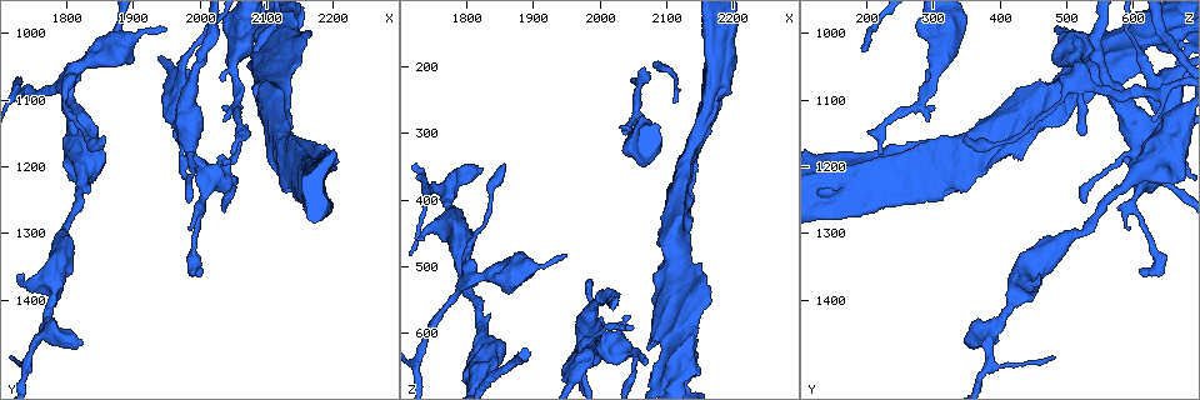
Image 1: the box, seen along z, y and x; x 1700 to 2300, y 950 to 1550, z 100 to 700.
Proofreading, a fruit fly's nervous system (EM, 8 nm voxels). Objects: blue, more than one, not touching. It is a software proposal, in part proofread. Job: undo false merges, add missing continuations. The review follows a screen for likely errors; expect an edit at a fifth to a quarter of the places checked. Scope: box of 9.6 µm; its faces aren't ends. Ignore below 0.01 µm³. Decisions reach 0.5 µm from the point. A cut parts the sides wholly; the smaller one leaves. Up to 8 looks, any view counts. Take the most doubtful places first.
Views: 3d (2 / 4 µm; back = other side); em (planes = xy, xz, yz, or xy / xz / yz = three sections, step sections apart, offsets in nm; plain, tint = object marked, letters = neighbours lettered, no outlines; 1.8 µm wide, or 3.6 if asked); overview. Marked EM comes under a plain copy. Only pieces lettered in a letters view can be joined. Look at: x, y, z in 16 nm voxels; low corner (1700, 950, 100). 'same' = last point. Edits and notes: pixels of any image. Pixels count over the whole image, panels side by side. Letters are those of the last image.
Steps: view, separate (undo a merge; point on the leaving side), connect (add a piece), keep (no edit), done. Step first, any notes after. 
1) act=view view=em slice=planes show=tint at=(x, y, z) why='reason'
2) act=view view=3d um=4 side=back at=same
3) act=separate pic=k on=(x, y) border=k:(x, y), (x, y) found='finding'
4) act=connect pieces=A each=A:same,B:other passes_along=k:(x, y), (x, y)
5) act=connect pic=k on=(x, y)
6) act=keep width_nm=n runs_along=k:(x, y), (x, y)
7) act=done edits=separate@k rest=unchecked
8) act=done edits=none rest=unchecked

act=view view=em slice=xy step=16 show=letters at=(1855, 1160, 345) why='free end'

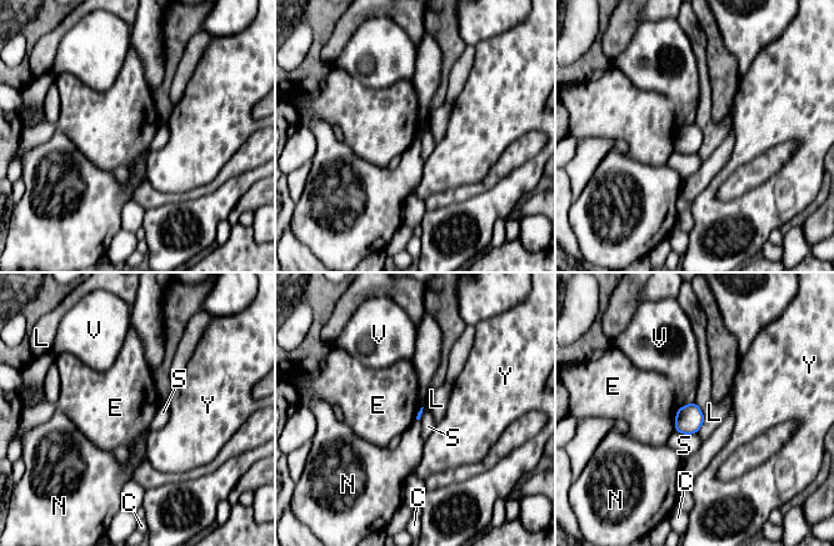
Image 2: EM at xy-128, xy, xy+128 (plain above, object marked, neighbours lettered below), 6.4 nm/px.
act=view view=em slice=planes show=letters at=same

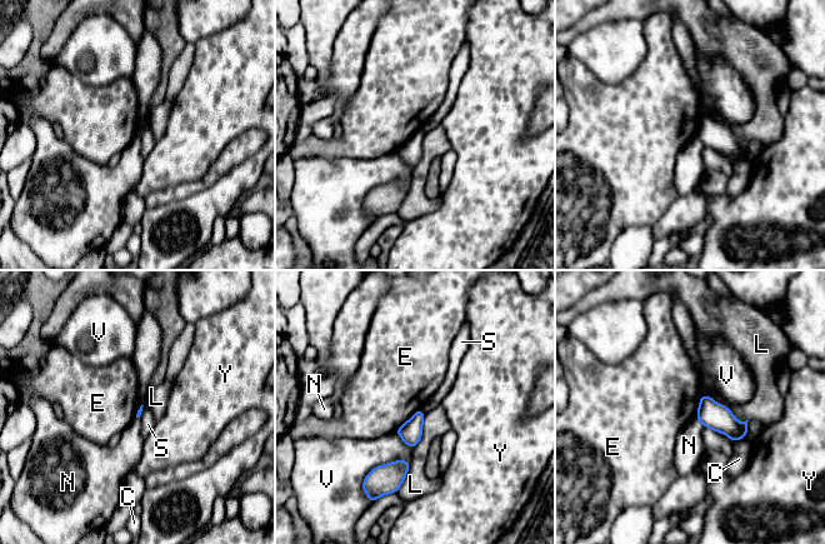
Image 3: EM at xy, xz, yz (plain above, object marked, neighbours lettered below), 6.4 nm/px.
act=keep each=C:other,E:other,L:other,N:other,S:other,V:other,Y:other border=3:(420, 408), (395, 432) found='none of them fits'

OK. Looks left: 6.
act=view view=em slice=planes show=letters at=(1960, 1125, 640) why='calibre changes'

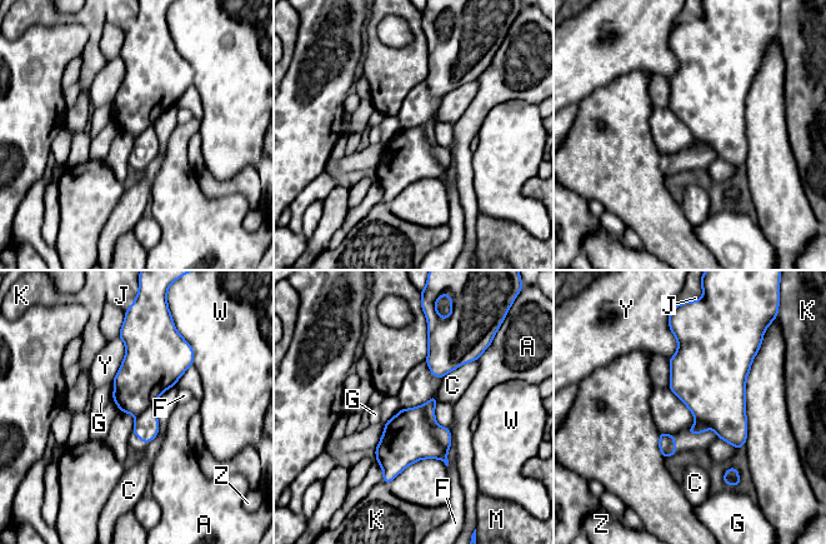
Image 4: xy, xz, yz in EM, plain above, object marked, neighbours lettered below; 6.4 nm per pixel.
act=separate pic=4 on=(442, 434) each=A:other,C:other,F:other,G:other,J:other,K:other,M:other,W:other,Y:other,Z:other part_leaving=4:(432, 402), (430, 418), (446, 445) found='a second neuron is stuck on'

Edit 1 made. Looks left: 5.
act=view view=em slice=planes show=tint at=(1945, 1000, 485) why='an open end'

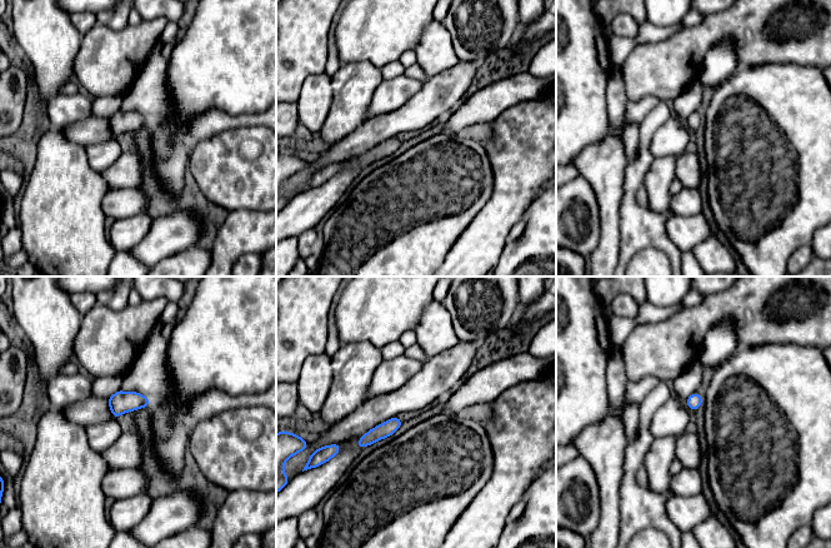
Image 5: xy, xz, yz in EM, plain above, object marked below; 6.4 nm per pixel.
act=view view=em slice=planes show=letters at=same why='what lies round it'

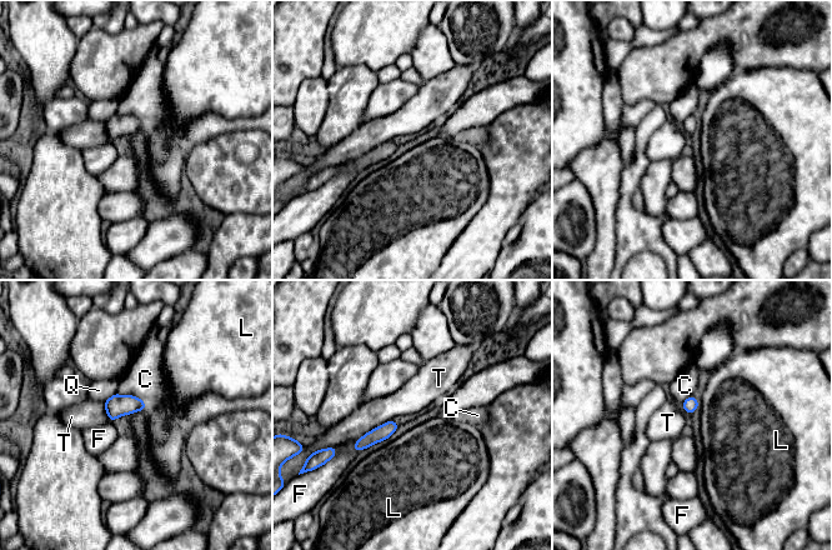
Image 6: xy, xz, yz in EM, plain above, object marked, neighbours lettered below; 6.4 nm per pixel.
act=keep each=C:other,F:other,L:other,Q:other,T:other runs_along=6:(394, 426), (367, 439), (357, 448) found='none of them fits'

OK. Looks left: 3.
act=done edits=separate@4 rest=unchecked

